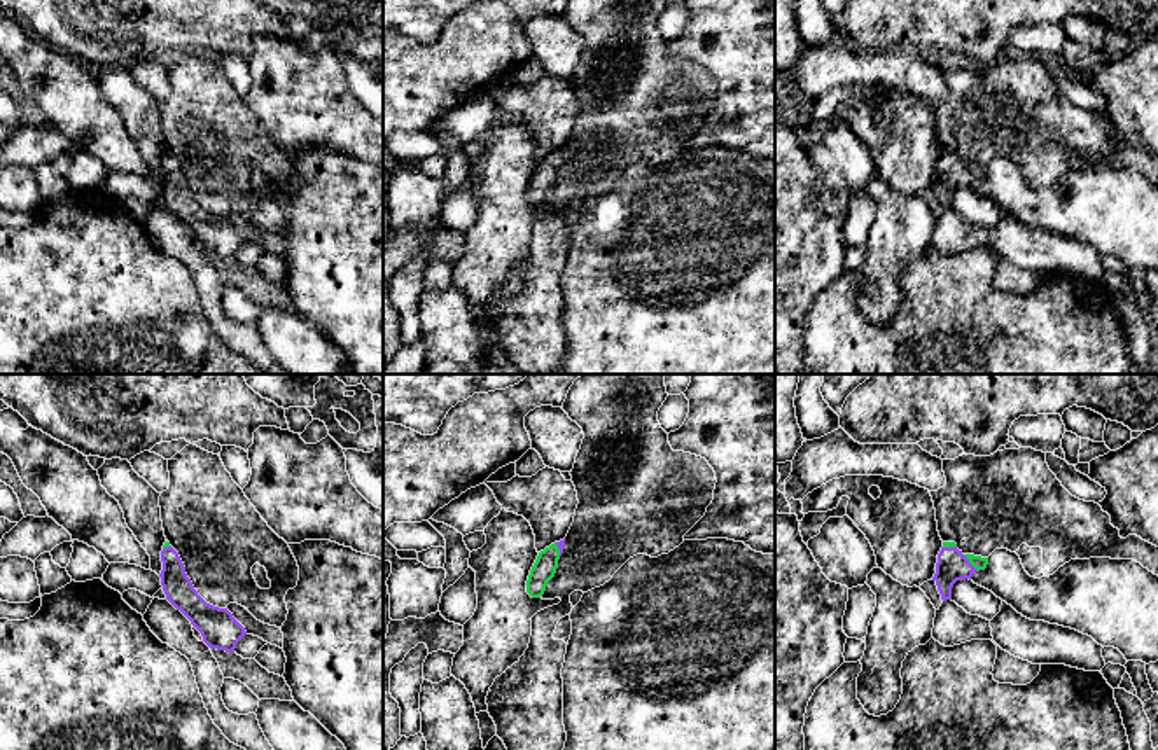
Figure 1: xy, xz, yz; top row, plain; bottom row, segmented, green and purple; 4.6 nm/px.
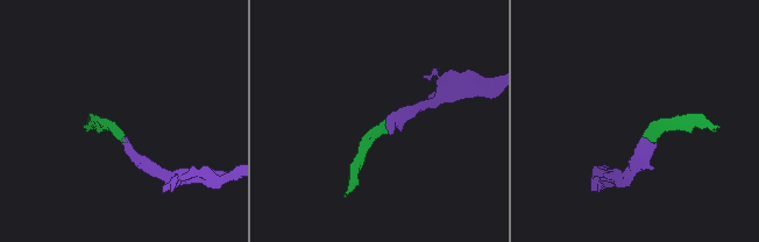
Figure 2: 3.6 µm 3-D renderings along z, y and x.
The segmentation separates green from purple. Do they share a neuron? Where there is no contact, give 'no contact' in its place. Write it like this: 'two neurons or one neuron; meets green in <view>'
one neuron; meets green in yz

